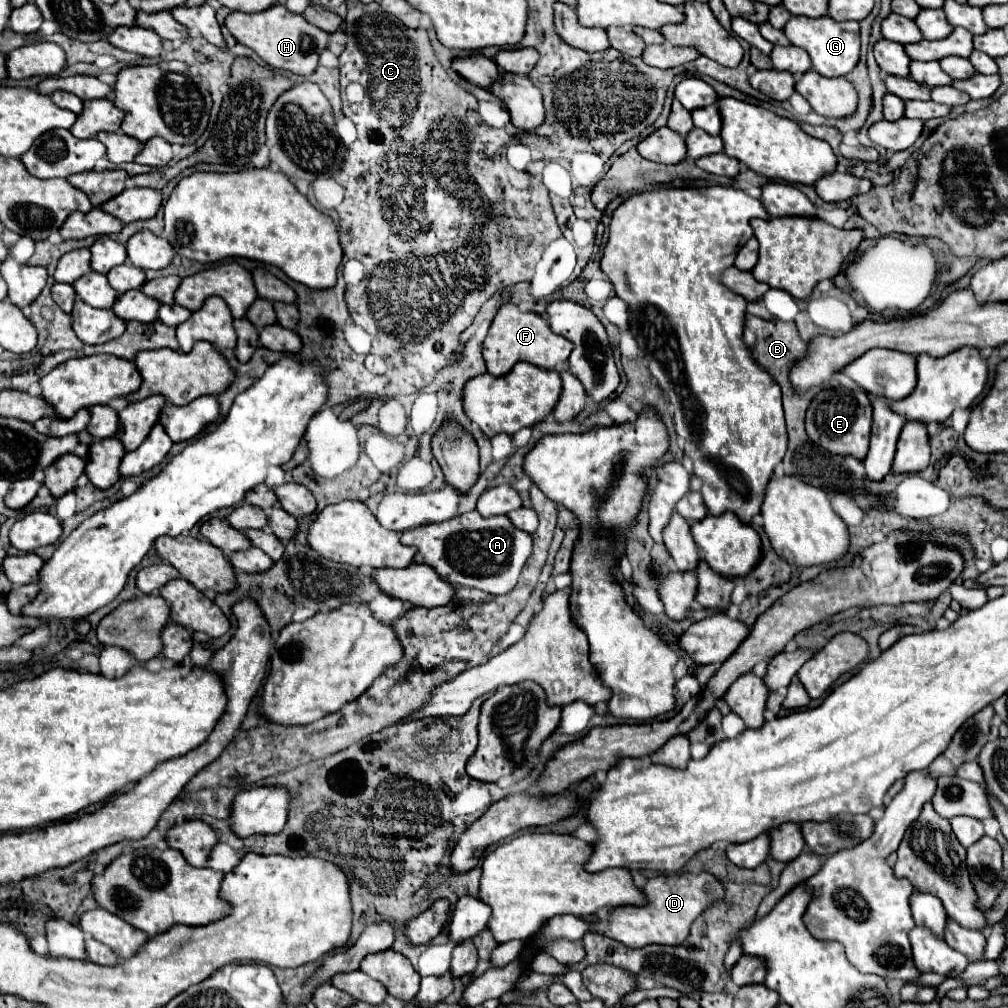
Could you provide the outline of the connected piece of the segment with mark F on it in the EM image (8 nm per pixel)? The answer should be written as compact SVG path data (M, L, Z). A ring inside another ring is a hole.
M516 304L500 306L482 348L488 374L492 376L506 374L516 362L528 362L544 370L554 370L568 360L570 352L572 352L572 342L554 334L546 318L534 312L520 312Z

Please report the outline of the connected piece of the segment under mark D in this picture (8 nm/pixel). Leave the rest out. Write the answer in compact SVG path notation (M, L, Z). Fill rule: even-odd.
M660 874L650 878L642 888L646 898L644 906L620 906L610 912L606 920L586 922L578 916L554 916L544 926L544 936L548 938L566 938L566 940L582 940L586 932L604 934L612 940L618 940L630 948L644 948L648 944L680 944L690 930L690 924L702 914L714 900L724 898L722 882L712 874Z

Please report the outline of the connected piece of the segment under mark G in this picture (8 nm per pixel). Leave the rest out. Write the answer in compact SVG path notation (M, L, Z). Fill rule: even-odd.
M792 16L786 24L784 34L794 46L804 48L814 64L814 70L822 76L846 76L856 62L860 60L860 26L856 22L836 22L830 16L824 18L806 18L806 16Z

